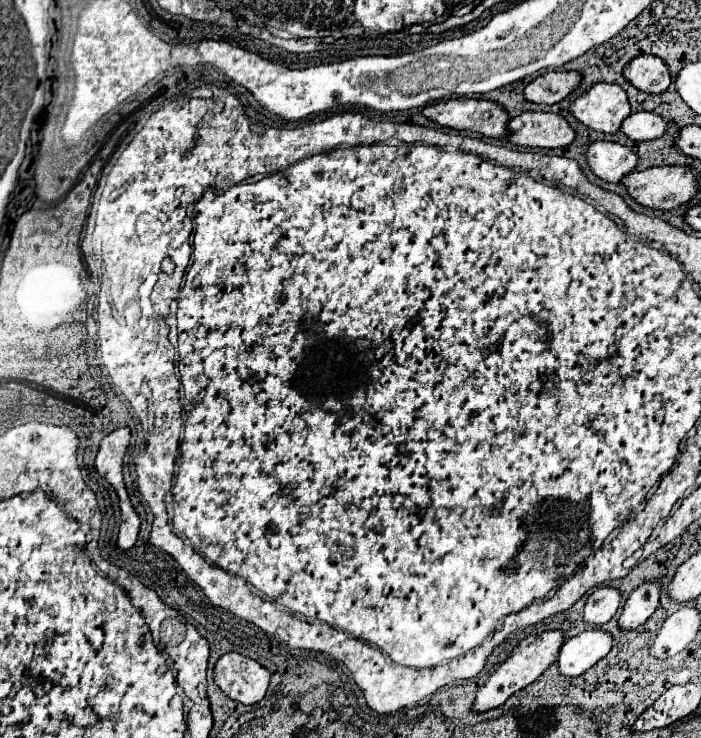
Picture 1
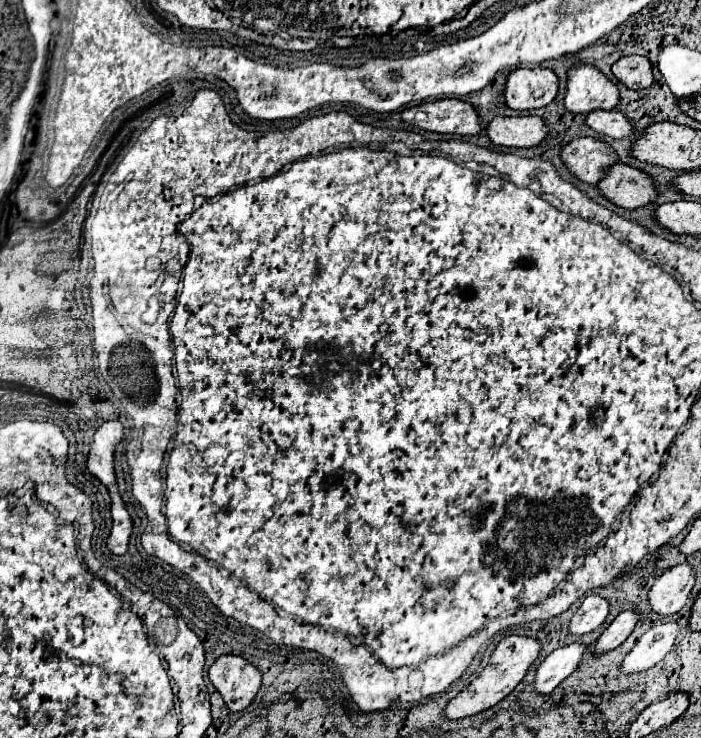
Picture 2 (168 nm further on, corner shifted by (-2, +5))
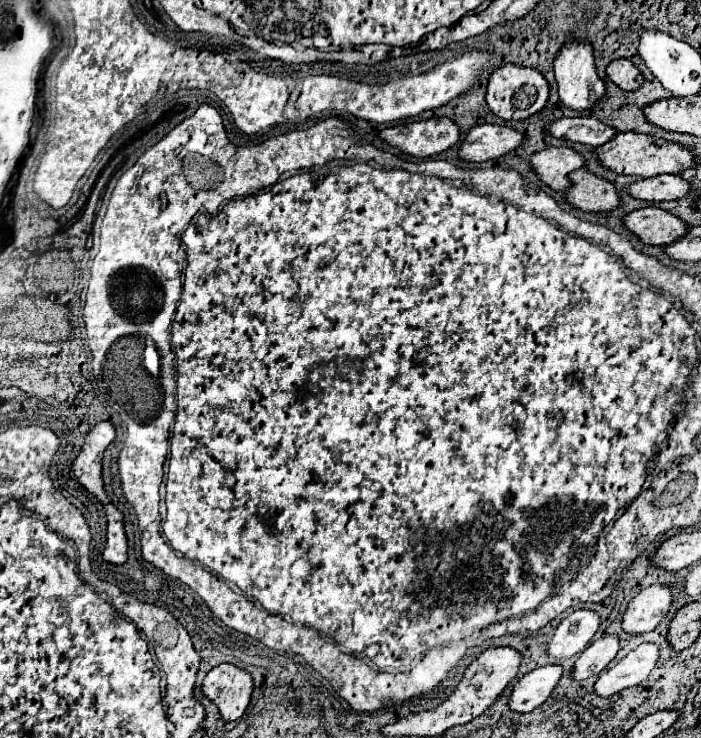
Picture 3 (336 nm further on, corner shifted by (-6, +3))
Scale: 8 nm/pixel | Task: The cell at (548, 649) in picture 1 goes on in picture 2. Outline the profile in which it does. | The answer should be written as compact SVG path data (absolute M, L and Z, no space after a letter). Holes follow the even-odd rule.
M507 636L503 638L495 652L491 654L491 662L483 668L483 672L469 684L465 686L459 696L455 696L449 706L445 708L445 716L455 720L455 718L465 718L465 716L473 716L479 714L483 710L489 710L491 706L495 706L497 702L501 702L529 672L529 666L537 660L541 652L541 642L537 638L529 638L529 636Z

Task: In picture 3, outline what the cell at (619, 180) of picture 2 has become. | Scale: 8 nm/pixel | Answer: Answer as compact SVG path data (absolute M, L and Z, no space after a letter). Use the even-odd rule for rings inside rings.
M579 168L571 172L571 186L565 190L565 200L583 212L607 212L619 206L615 186L595 174Z

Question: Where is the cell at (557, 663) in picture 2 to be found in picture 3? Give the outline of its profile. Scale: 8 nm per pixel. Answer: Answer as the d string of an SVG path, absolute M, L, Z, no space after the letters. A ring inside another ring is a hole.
M549 664L549 666L535 668L535 670L527 672L513 686L507 708L513 712L535 710L537 706L541 706L549 698L549 694L553 692L553 688L557 686L557 682L561 678L561 672L563 672L563 668L557 664Z

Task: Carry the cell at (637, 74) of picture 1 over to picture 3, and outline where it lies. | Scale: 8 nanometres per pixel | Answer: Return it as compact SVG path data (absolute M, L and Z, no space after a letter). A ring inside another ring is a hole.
M613 60L607 66L607 78L621 90L639 90L643 84L641 72L631 64L631 60Z

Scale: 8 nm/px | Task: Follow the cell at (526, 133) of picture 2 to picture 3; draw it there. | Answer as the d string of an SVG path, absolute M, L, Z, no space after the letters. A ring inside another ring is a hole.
M481 124L473 126L465 140L459 144L459 158L467 162L487 162L497 160L499 156L515 150L521 144L523 136L507 126L495 124Z

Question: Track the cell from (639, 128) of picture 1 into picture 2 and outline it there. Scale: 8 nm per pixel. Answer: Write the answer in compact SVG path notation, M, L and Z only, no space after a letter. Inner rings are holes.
M595 110L591 114L587 114L587 124L603 134L603 136L611 136L611 138L625 138L631 136L635 132L635 122L629 120L623 112L619 110Z

